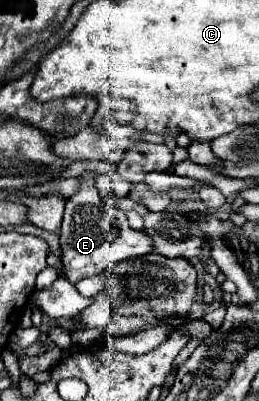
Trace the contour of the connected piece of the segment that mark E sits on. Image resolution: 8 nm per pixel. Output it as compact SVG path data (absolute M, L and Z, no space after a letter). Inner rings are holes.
M82 173L78 191L68 197L64 209L64 221L60 227L60 261L62 275L72 285L84 277L94 277L108 271L114 263L134 259L152 251L152 239L144 231L134 231L128 227L126 215L120 211L110 211L102 203L96 185L96 173Z

